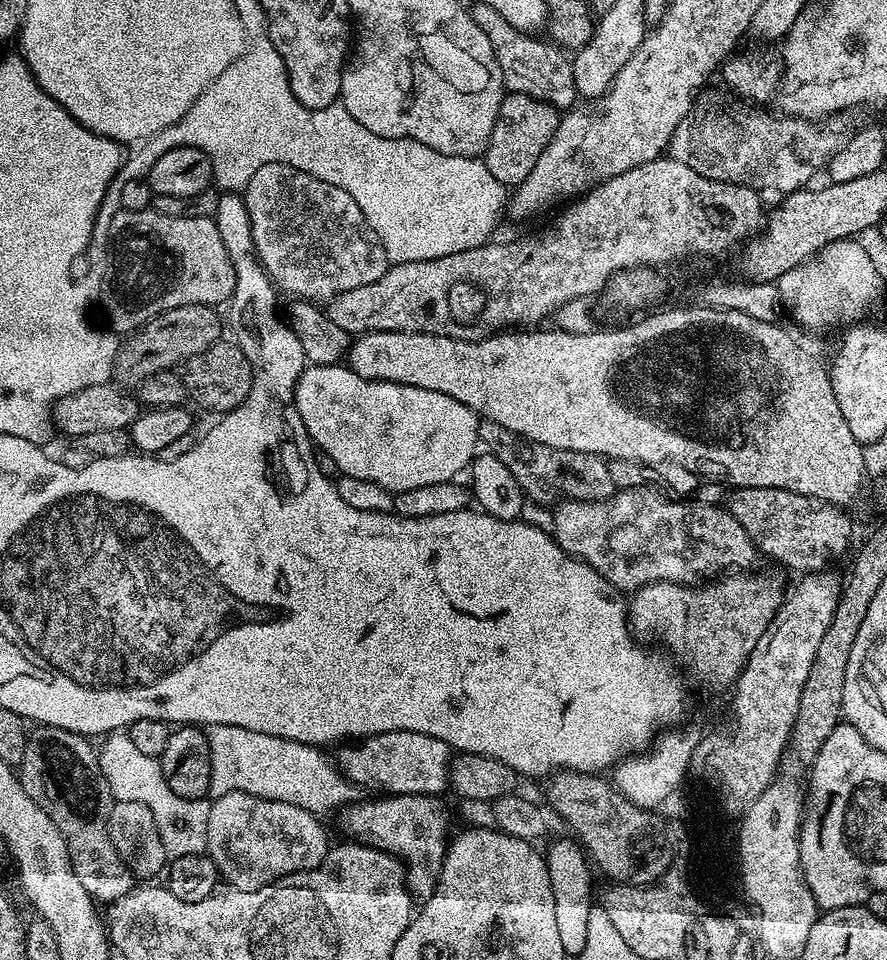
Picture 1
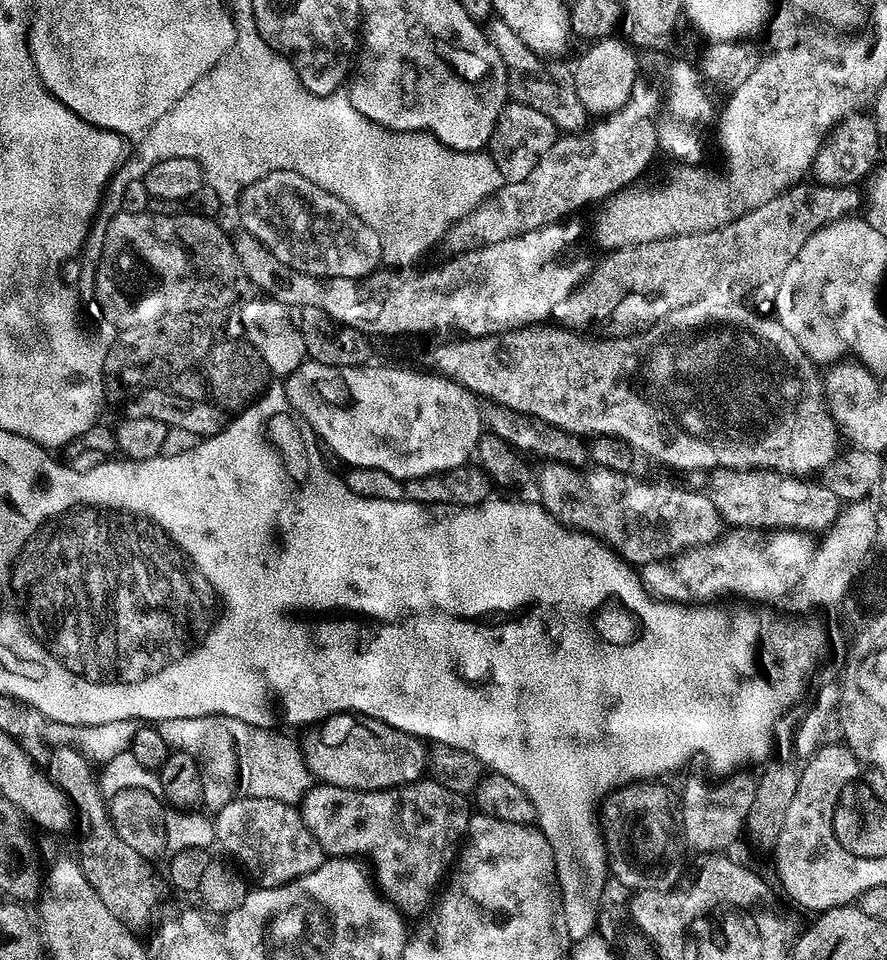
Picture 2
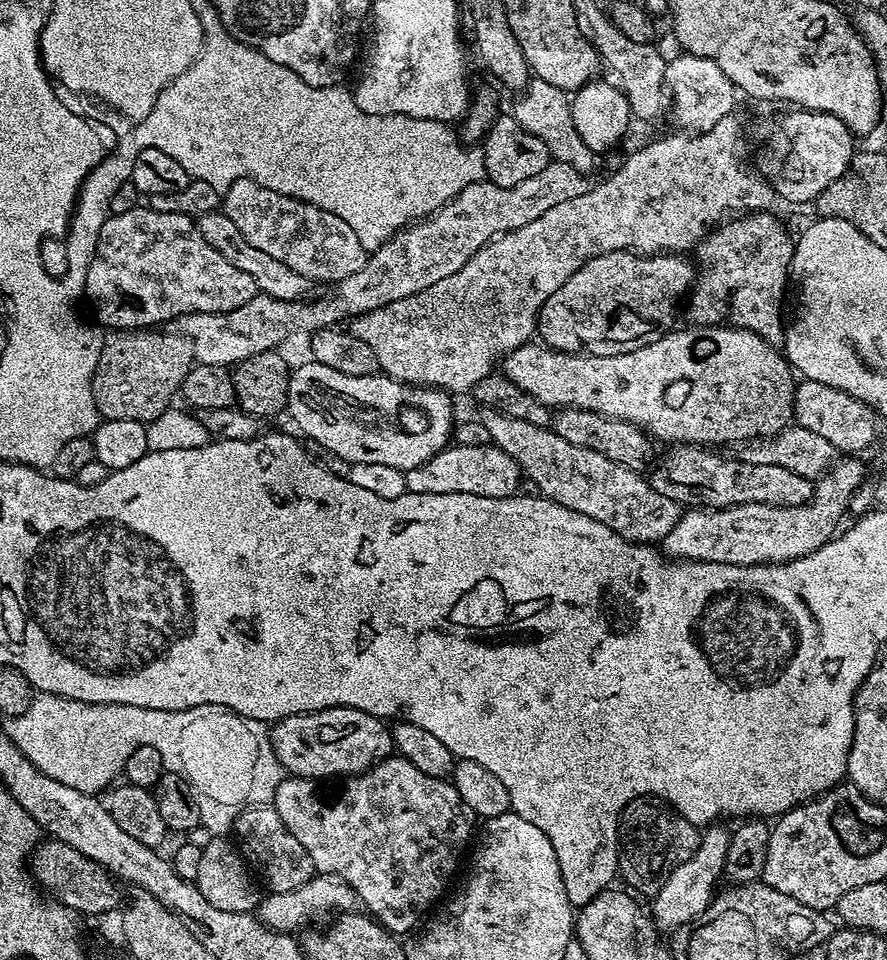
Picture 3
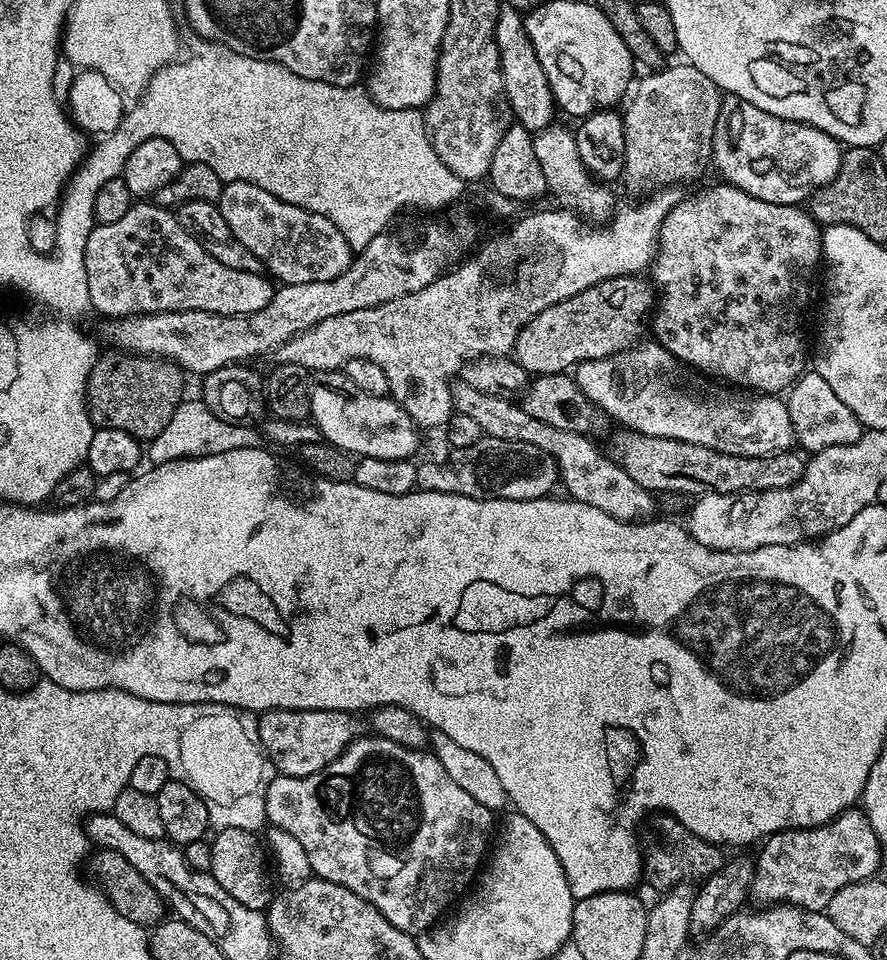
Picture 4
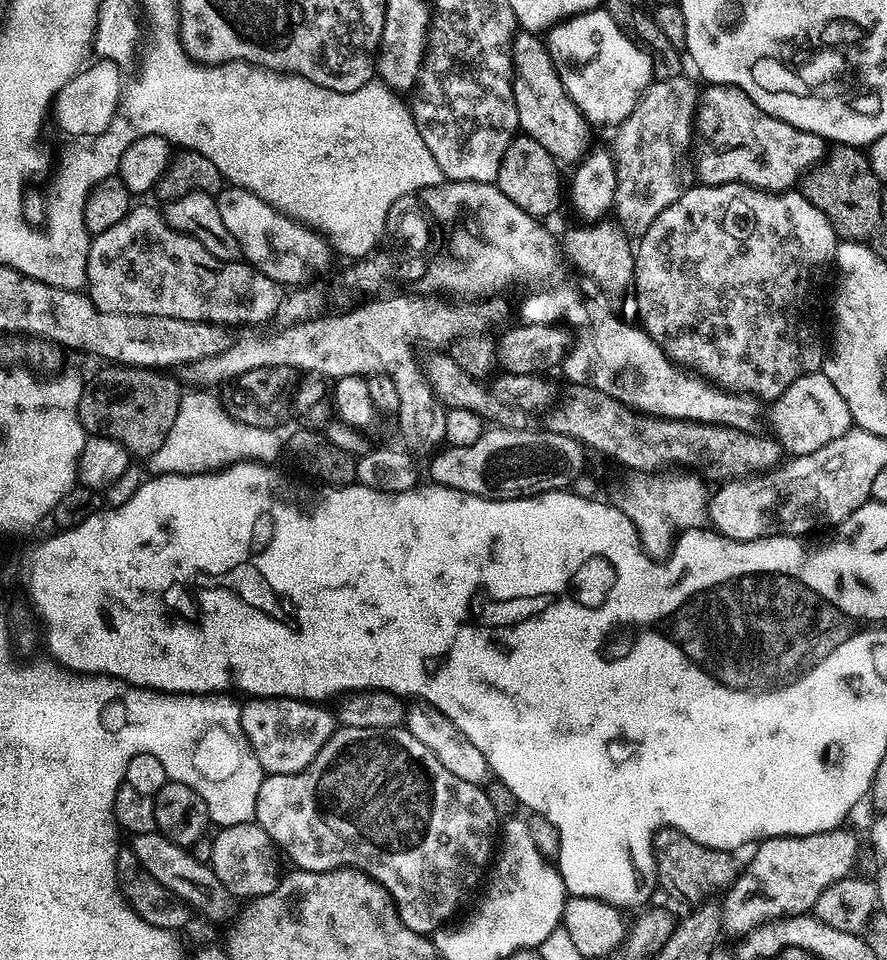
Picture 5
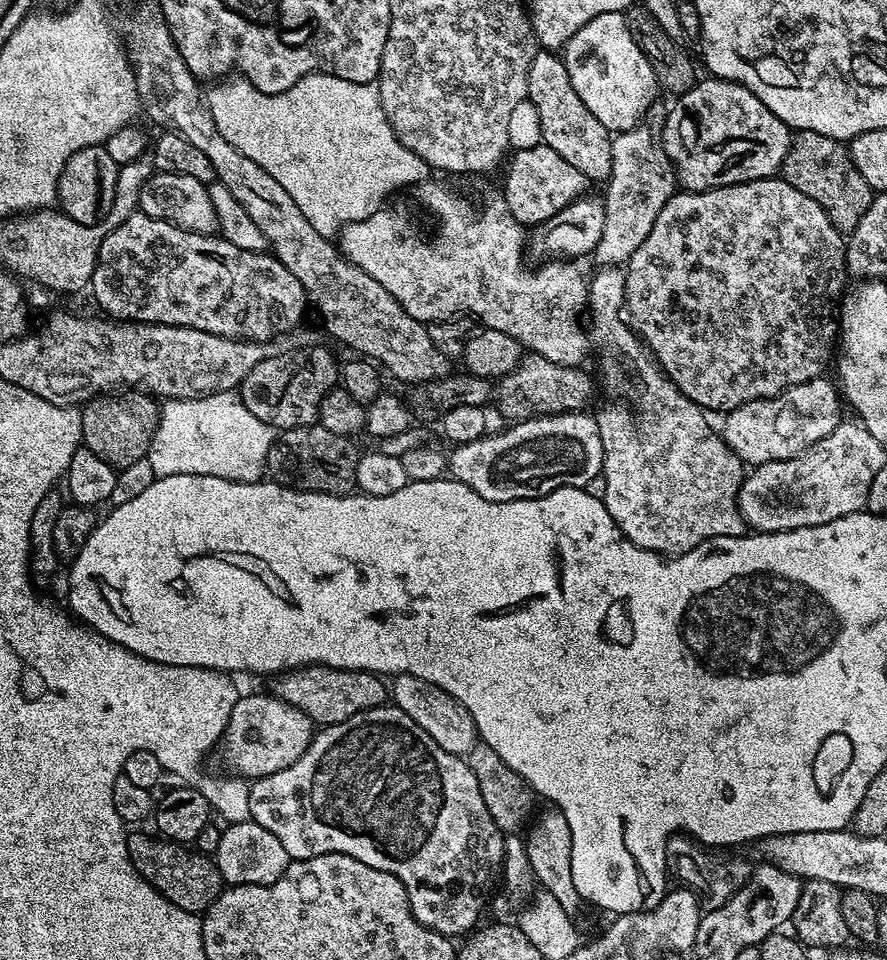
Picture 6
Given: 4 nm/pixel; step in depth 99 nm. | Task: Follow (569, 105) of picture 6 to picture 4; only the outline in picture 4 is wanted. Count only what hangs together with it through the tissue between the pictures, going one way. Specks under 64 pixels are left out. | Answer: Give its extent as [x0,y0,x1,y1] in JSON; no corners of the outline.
[496,2,557,133]

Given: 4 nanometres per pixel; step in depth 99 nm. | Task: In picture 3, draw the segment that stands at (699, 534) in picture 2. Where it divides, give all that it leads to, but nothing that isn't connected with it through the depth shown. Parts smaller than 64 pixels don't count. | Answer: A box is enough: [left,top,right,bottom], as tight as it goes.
[478,407,682,543]

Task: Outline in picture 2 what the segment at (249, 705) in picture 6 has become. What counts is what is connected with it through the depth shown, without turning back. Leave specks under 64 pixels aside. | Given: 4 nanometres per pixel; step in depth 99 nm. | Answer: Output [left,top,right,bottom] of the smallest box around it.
[298,712,426,792]

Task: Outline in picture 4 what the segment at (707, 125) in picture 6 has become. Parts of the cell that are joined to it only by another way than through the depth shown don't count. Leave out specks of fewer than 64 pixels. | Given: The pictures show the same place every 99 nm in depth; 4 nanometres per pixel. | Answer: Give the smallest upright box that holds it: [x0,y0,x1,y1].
[711,95,841,205]

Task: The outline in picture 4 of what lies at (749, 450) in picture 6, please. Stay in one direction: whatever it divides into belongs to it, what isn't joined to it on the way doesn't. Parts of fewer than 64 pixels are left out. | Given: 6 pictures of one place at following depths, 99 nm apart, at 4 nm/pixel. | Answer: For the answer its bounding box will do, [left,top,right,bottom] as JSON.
[786,370,862,454]

